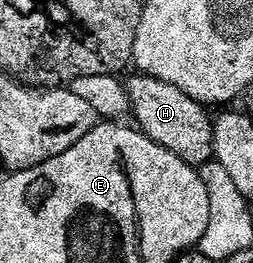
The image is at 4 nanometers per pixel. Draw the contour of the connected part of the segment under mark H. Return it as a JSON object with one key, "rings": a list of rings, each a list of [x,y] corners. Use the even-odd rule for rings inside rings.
{"rings":[[[137,73],[136,78],[127,79],[128,95],[132,105],[130,114],[141,134],[145,134],[154,144],[162,144],[174,156],[186,160],[194,167],[205,166],[214,158],[214,121],[213,115],[201,104],[195,102],[182,88],[154,80],[150,76]]]}

